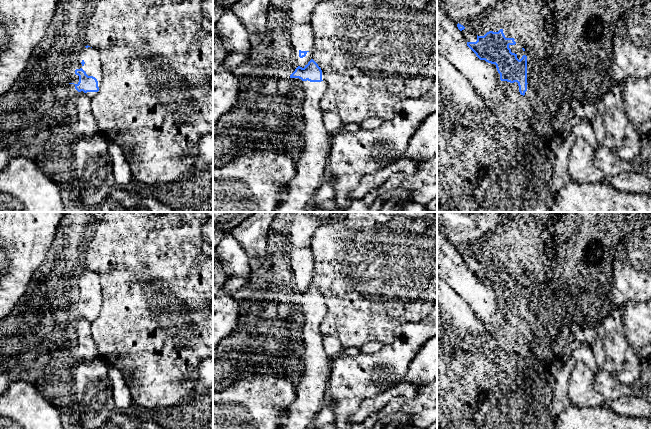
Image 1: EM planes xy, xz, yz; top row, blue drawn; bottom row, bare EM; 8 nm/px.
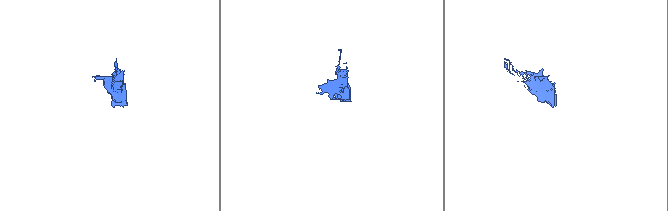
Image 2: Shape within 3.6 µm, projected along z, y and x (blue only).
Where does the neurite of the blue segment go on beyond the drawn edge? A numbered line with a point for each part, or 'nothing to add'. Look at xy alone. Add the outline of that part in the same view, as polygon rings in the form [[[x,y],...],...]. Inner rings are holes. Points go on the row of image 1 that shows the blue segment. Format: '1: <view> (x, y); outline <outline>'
1: xy (93, 66); outline [[[81,47],[80,51],[74,52],[72,56],[59,56],[58,66],[66,71],[67,83],[78,84],[79,76],[75,74],[75,70],[82,68],[88,76],[93,76],[97,79],[99,89],[102,86],[101,55],[95,48]]]

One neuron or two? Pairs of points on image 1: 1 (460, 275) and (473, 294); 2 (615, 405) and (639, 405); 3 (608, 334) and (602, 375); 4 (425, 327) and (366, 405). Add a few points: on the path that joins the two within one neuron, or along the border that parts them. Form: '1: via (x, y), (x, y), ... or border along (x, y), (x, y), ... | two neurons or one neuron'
1: via (460, 280), (469, 289) | one neuron
2: via (621, 405), (633, 405) | one neuron
3: border along (611, 374), (620, 382), (630, 384) | two neurons
4: border along (393, 386), (364, 399), (354, 412) | two neurons

